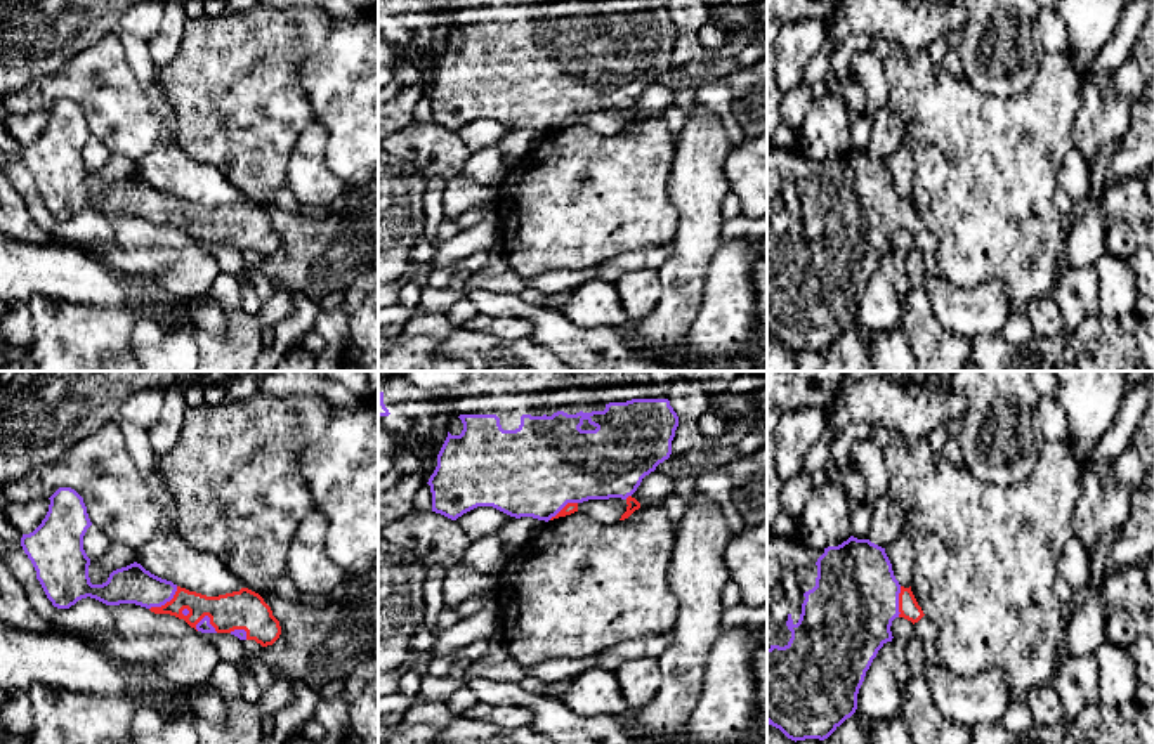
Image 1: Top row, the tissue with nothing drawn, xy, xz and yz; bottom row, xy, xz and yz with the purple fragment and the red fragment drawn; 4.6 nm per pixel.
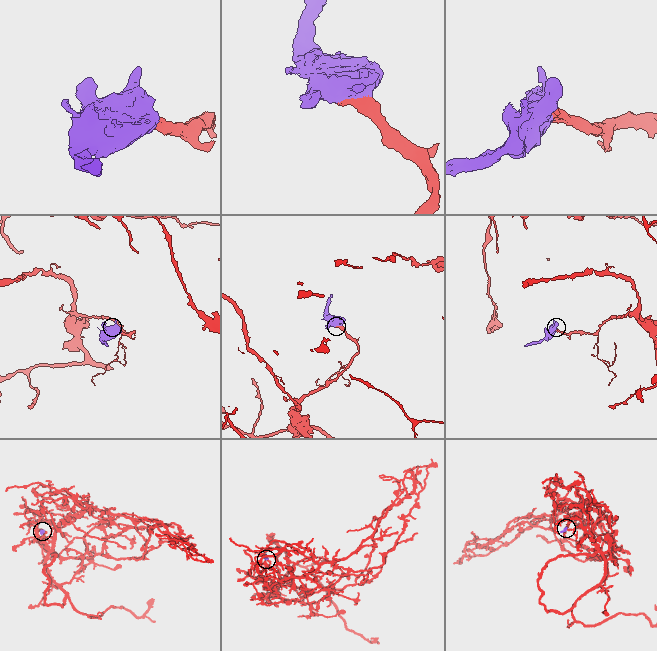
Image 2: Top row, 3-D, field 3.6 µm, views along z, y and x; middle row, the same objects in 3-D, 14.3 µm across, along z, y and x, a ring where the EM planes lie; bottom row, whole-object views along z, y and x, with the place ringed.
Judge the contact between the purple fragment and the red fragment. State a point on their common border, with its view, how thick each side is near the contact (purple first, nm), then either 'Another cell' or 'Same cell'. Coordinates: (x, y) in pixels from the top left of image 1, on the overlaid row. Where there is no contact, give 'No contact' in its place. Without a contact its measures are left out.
Touches purple at xy (165, 602). Thickness 180 nm (purple) against 110 nm. Same cell

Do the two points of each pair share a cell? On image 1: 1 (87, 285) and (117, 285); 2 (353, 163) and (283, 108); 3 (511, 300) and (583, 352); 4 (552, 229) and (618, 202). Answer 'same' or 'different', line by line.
1: same
2: different
3: same
4: same

